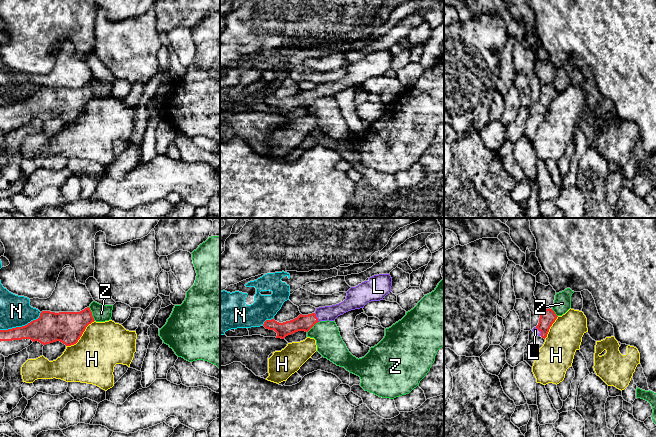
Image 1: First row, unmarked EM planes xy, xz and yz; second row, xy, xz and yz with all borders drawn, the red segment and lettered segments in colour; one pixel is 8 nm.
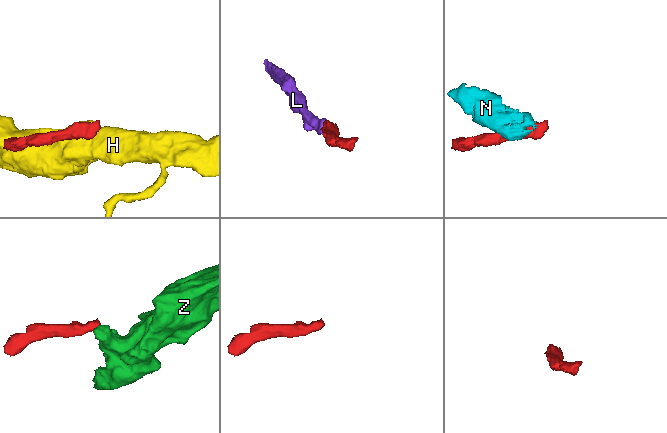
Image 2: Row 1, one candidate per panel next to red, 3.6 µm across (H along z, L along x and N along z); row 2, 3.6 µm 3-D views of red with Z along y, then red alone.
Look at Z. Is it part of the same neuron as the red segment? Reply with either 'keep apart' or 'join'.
keep apart

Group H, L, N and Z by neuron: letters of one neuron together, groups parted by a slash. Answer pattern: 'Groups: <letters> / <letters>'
Groups: H / L / N / Z

